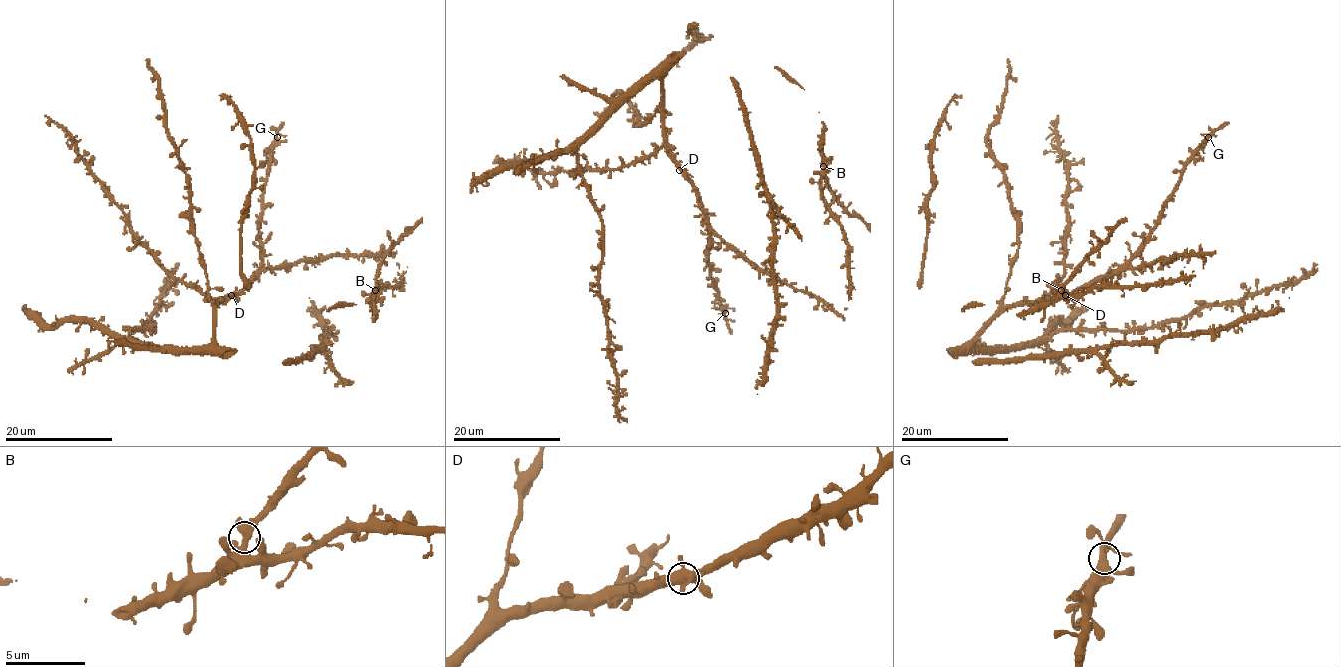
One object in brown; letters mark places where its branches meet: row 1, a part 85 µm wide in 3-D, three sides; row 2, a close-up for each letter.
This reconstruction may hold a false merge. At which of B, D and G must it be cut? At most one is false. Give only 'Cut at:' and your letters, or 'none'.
Cut at: none

